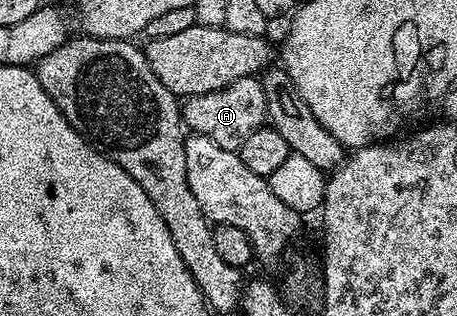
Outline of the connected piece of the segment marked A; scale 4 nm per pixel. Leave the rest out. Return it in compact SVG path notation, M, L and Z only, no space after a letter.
M243 77L239 81L231 81L231 85L223 89L190 95L183 103L183 123L192 134L207 137L215 141L215 145L235 152L240 152L243 141L247 141L251 133L266 126L268 114L263 85L257 77Z

